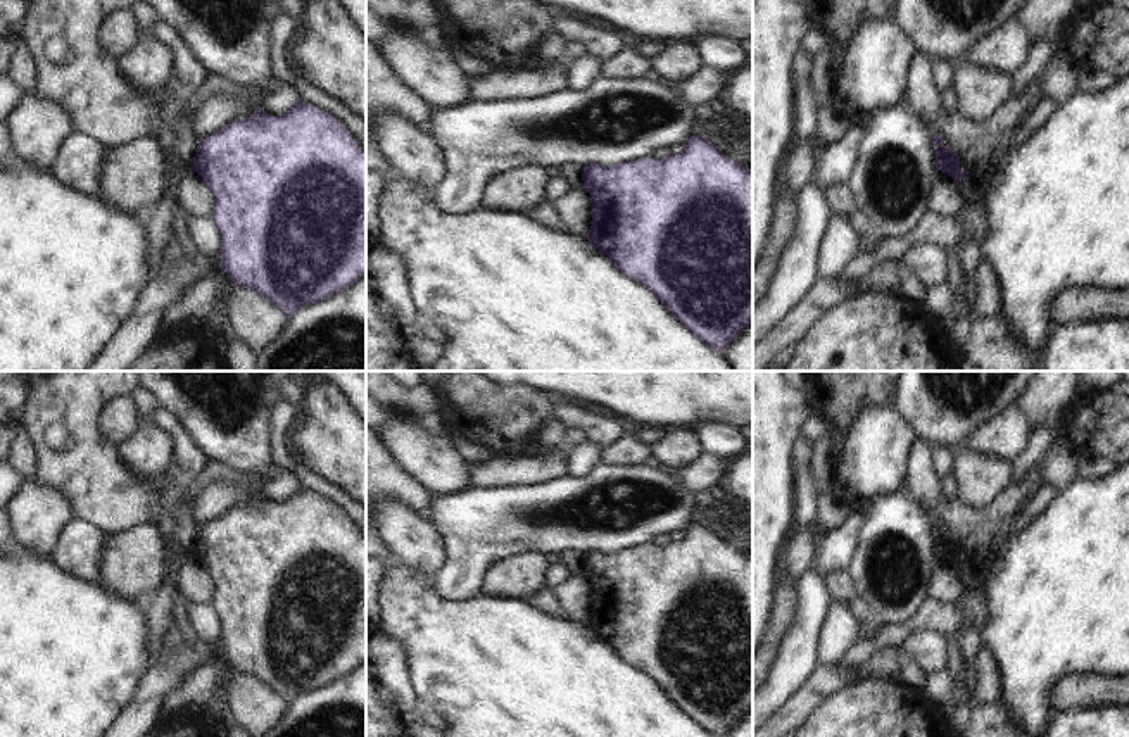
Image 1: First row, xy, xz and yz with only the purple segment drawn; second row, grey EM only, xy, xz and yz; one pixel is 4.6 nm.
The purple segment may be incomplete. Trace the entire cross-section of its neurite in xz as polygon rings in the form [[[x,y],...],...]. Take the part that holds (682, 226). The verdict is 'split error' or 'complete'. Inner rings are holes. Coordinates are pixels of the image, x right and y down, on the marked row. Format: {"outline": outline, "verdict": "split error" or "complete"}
{"outline": [[[692,135],[680,154],[640,157],[609,167],[589,164],[582,173],[590,193],[587,240],[627,276],[651,290],[663,306],[713,350],[725,347],[753,321],[753,174],[723,155],[706,136]]], "verdict": "complete"}

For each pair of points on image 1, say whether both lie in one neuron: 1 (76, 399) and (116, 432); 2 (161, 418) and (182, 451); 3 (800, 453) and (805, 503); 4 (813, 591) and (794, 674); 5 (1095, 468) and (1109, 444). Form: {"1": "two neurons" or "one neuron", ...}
{"1": "two neurons", "2": "one neuron", "3": "one neuron", "4": "one neuron", "5": "two neurons"}

